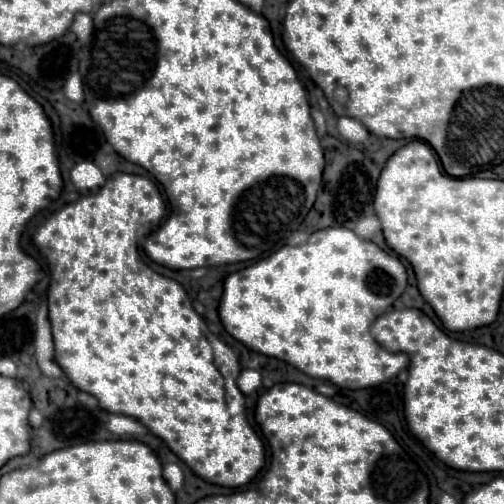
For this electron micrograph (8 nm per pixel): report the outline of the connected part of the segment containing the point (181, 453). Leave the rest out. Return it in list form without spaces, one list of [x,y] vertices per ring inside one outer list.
[[[113,174],[107,178],[105,186],[91,196],[81,196],[79,200],[67,204],[63,210],[55,212],[43,226],[37,228],[33,240],[39,246],[39,250],[47,256],[49,264],[51,264],[51,284],[49,284],[49,320],[51,320],[51,328],[53,328],[53,340],[55,340],[55,362],[63,368],[63,372],[67,374],[67,378],[83,392],[93,394],[99,402],[101,408],[111,412],[111,414],[127,414],[137,418],[141,424],[145,424],[155,436],[163,438],[165,444],[183,460],[187,462],[187,466],[201,476],[207,482],[219,484],[219,486],[227,486],[227,488],[239,488],[245,486],[263,466],[265,466],[265,446],[263,440],[257,436],[257,432],[251,428],[251,424],[247,422],[245,416],[245,396],[237,386],[237,378],[241,372],[239,360],[233,354],[233,350],[221,342],[215,334],[209,332],[205,320],[193,310],[193,304],[187,296],[187,292],[183,290],[183,286],[167,276],[157,274],[155,270],[151,270],[139,254],[139,244],[143,242],[143,238],[149,234],[149,230],[153,230],[155,226],[161,224],[165,216],[165,202],[163,196],[157,188],[157,184],[145,176],[137,176],[137,174]]]

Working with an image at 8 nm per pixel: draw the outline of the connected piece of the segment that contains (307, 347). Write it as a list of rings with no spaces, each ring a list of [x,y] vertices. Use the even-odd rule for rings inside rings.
[[[323,228],[301,246],[283,246],[275,254],[247,266],[225,280],[219,316],[225,330],[247,348],[285,360],[301,372],[333,382],[339,388],[371,388],[397,376],[407,364],[403,352],[389,352],[371,334],[371,324],[407,288],[407,270],[399,256],[359,238],[349,228]]]

